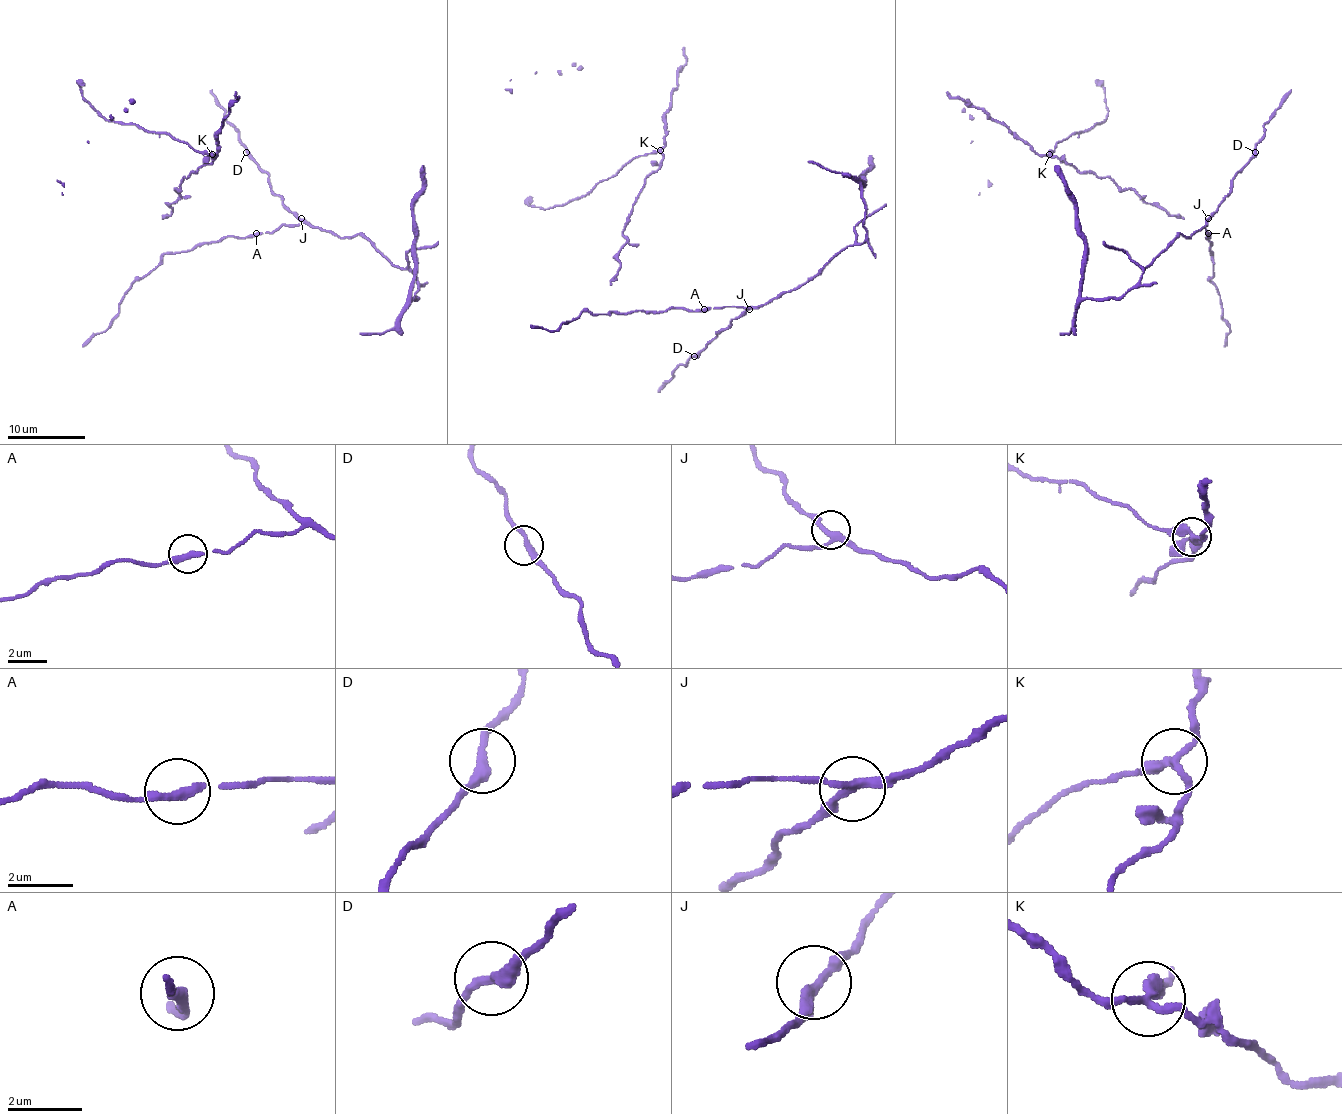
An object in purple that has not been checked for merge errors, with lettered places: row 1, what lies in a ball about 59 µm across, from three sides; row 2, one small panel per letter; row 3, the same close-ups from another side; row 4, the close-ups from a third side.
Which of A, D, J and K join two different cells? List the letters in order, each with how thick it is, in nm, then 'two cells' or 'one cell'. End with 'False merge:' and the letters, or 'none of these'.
A: 280 nm thick; one cell
D: 280 nm thick; one cell
J: 240 nm thick; one cell
K: 240 nm thick; two cells
False merge: K

